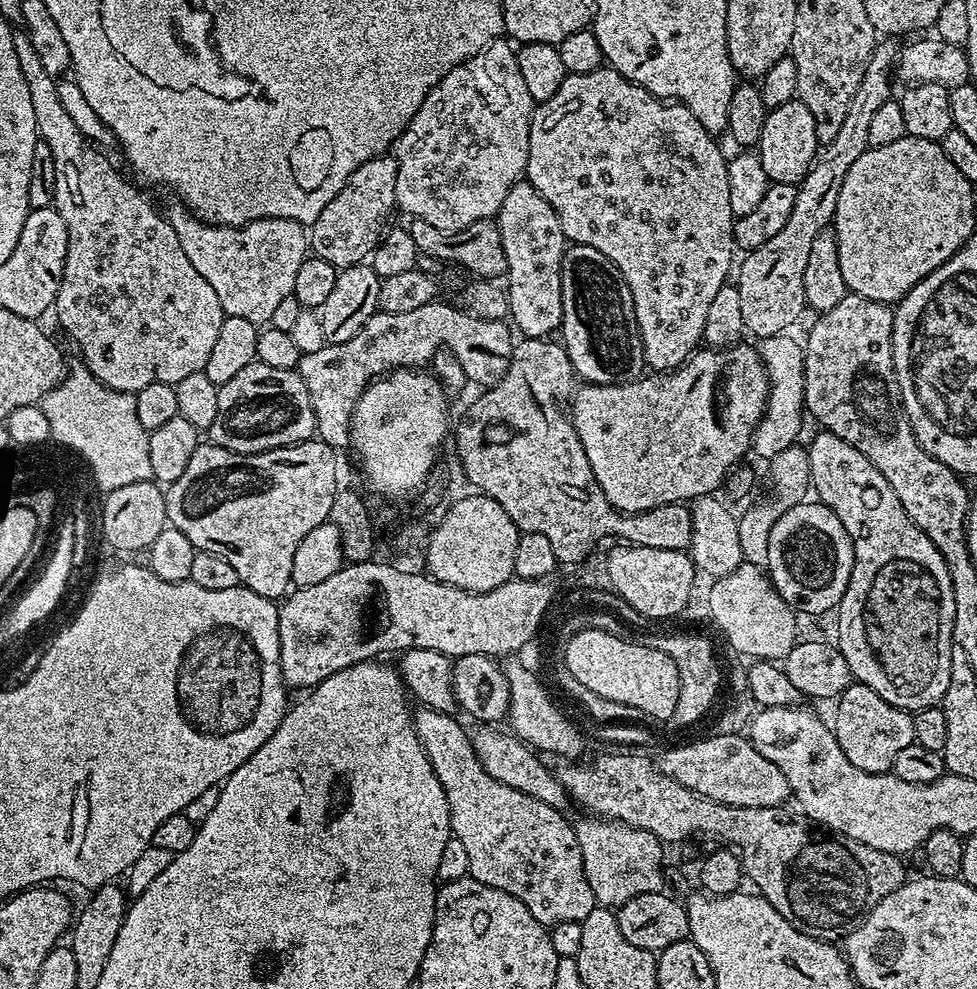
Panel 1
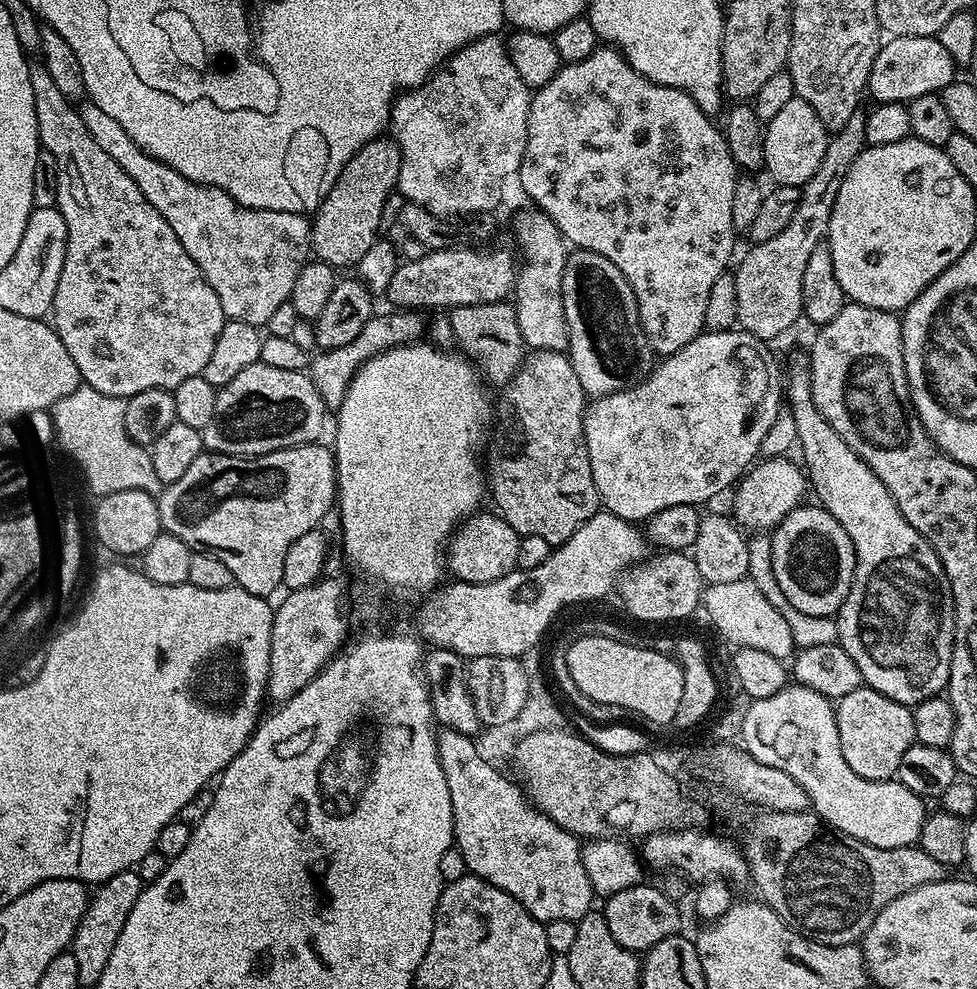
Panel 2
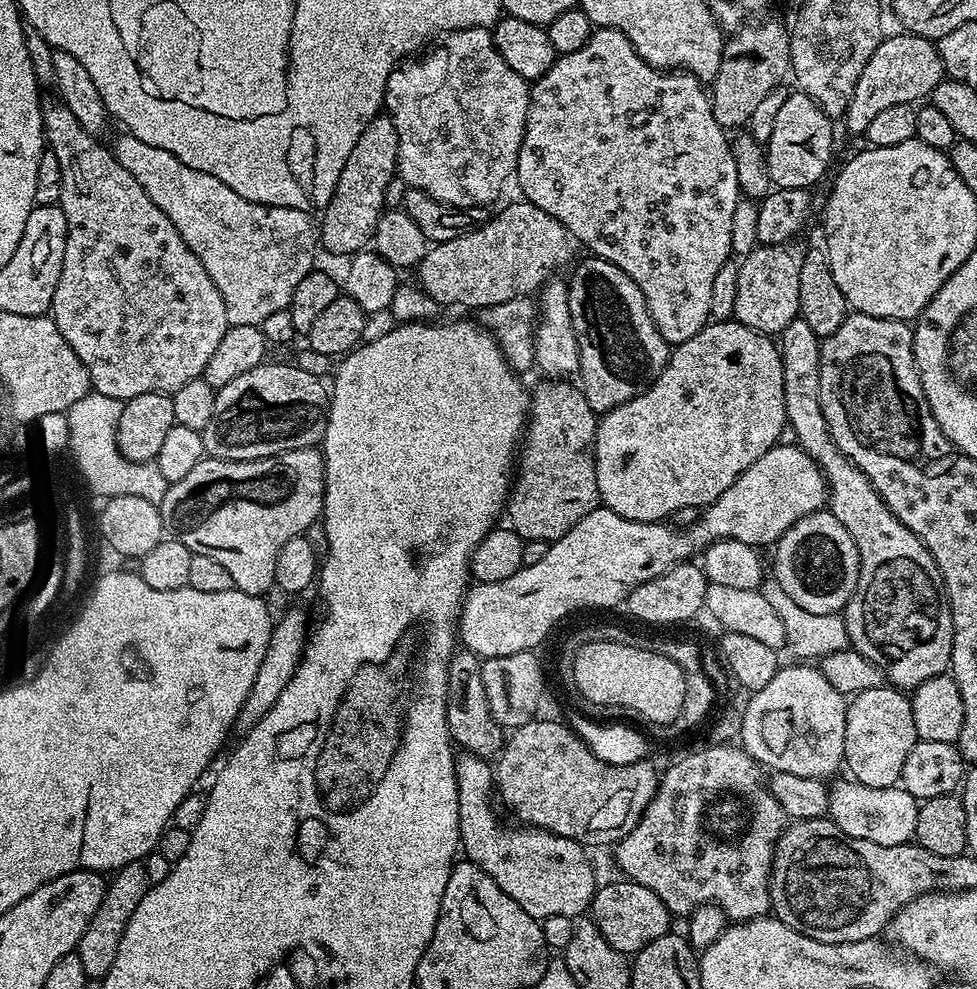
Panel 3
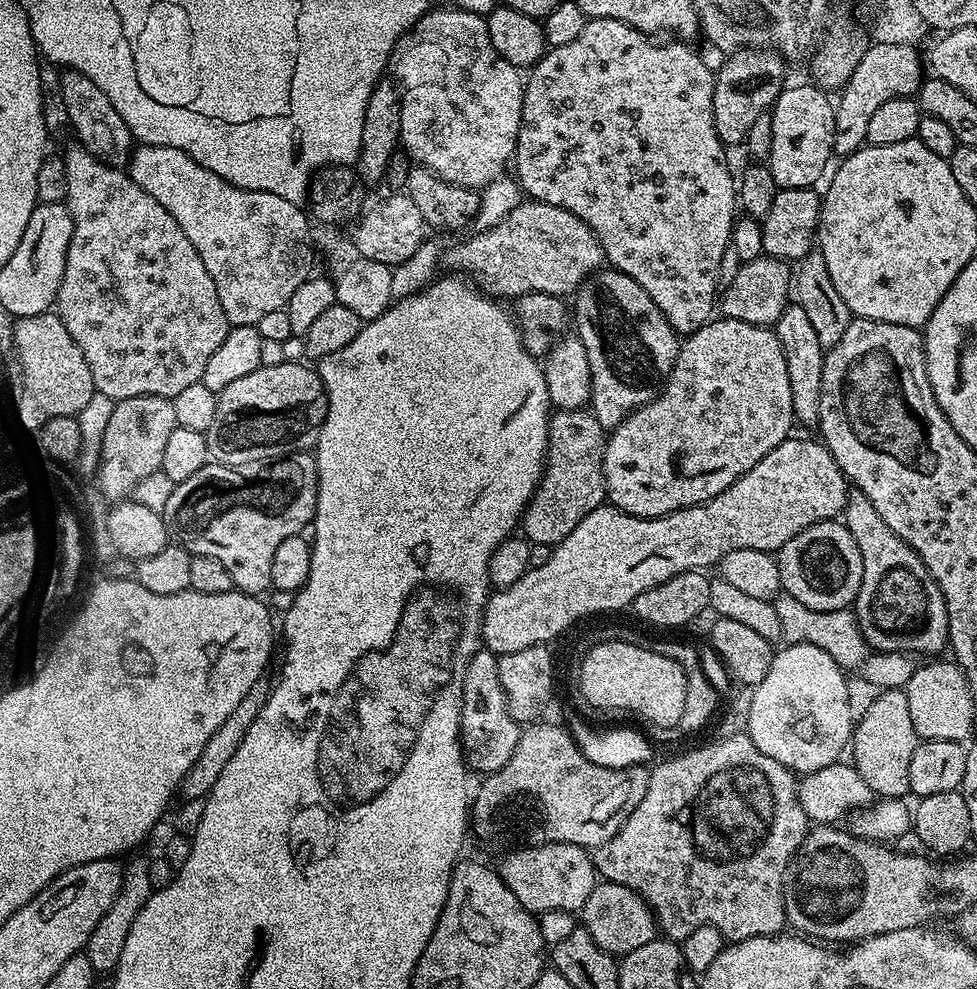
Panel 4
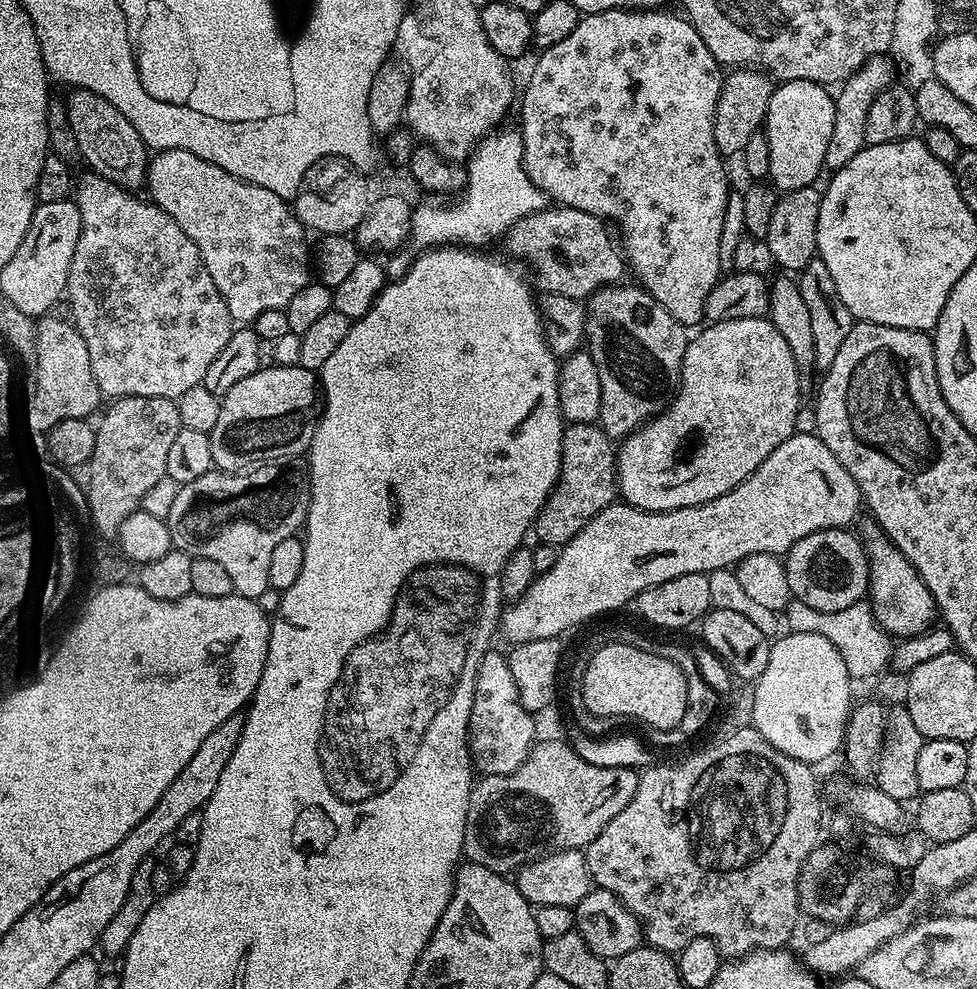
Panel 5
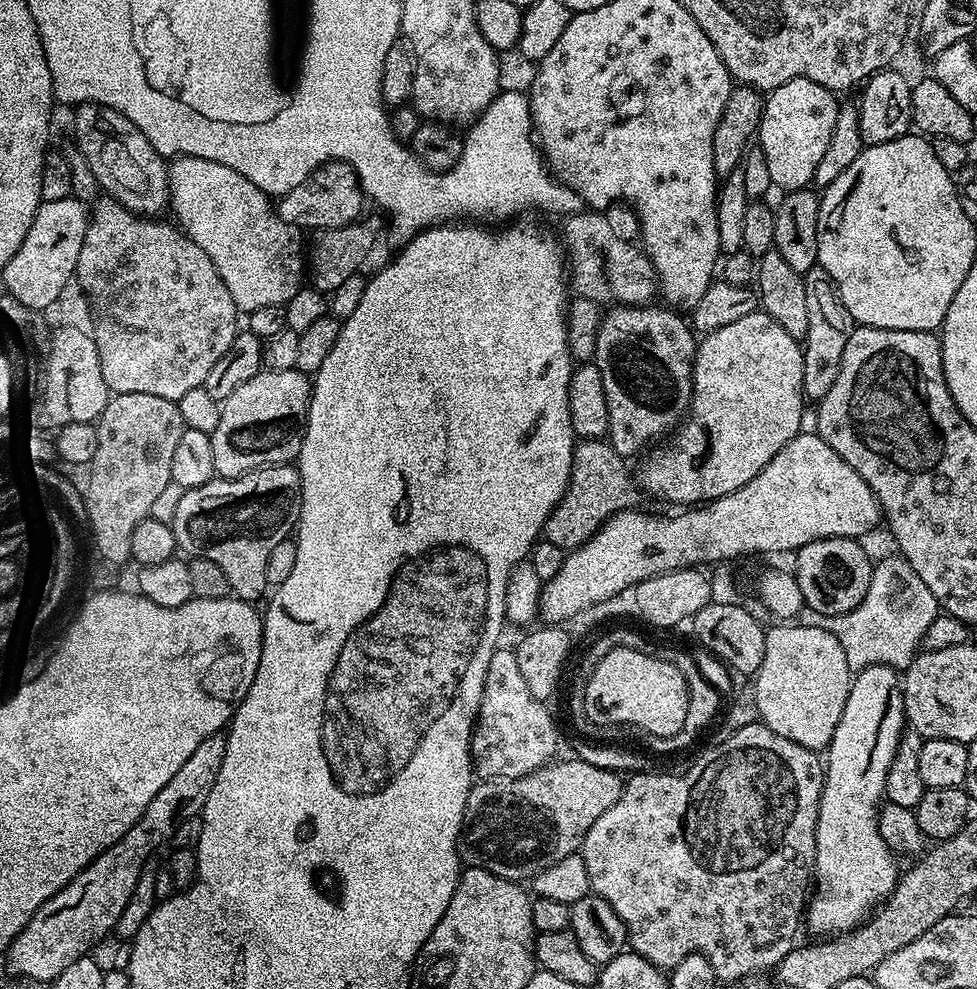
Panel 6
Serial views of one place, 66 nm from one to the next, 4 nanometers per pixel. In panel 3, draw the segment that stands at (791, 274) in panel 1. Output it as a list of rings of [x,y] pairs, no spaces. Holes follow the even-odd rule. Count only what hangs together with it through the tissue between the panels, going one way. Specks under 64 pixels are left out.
[[[800,242],[757,246],[749,256],[739,261],[738,294],[734,297],[732,315],[737,324],[744,324],[756,332],[779,334],[800,316],[798,277],[802,275],[805,245]]]

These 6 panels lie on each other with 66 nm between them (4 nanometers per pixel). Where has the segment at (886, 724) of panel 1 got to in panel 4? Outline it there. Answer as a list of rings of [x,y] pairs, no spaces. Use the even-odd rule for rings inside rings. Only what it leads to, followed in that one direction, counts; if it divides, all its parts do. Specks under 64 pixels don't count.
[[[889,688],[875,693],[876,697],[868,704],[864,713],[859,713],[850,732],[851,763],[858,770],[862,782],[870,786],[870,790],[880,798],[904,798],[910,793],[910,758],[914,758],[914,750],[918,737],[914,730],[914,721],[910,718],[910,705],[906,703],[906,694],[898,688]]]

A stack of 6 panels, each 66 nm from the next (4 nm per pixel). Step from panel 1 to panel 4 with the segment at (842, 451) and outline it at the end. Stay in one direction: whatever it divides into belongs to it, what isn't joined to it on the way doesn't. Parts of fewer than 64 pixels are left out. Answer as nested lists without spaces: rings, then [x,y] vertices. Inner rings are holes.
[[[790,302],[787,306],[785,306],[785,308],[782,310],[782,314],[776,319],[774,331],[776,333],[776,337],[778,338],[778,342],[782,346],[782,354],[786,358],[786,375],[790,377],[790,398],[792,399],[793,417],[795,417],[799,423],[801,420],[801,422],[804,423],[806,427],[815,429],[820,422],[820,399],[822,398],[822,366],[824,365],[824,354],[826,349],[818,342],[818,333],[814,331],[814,325],[810,323],[810,318],[806,314],[806,310],[802,310],[802,306],[798,303]],[[852,490],[844,506],[842,522],[850,530],[862,554],[862,586],[854,601],[856,625],[869,649],[876,652],[911,652],[932,658],[948,644],[946,601],[938,582],[926,570],[922,558],[886,522],[862,493]]]

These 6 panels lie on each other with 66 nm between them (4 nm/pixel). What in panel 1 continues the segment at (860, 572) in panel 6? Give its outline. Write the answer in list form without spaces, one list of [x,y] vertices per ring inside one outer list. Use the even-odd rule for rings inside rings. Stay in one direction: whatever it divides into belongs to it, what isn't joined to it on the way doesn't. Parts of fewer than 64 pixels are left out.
[[[796,504],[774,522],[766,565],[768,579],[797,613],[809,612],[812,616],[831,613],[839,605],[842,594],[846,594],[851,569],[852,540],[825,504]]]

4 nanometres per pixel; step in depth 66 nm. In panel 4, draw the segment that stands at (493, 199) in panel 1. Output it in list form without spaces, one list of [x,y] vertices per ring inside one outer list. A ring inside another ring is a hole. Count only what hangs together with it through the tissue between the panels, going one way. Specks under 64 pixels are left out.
[[[449,6],[449,8],[433,7],[420,17],[417,24],[409,28],[400,41],[394,46],[392,59],[390,61],[390,72],[398,85],[400,94],[400,144],[403,150],[408,153],[408,157],[413,165],[421,168],[428,168],[438,178],[442,178],[448,184],[453,184],[458,188],[471,188],[473,190],[483,190],[491,180],[501,179],[504,167],[509,167],[510,161],[516,155],[516,139],[518,130],[522,122],[522,102],[524,101],[524,80],[521,69],[515,68],[506,58],[494,50],[490,42],[487,19],[481,13],[467,12],[464,8]]]

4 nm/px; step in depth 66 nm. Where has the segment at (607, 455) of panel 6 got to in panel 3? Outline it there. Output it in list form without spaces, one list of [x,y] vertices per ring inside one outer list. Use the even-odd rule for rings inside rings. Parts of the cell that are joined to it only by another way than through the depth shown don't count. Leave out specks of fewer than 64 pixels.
[[[552,378],[547,382],[548,384],[540,384],[530,396],[530,407],[528,409],[528,423],[526,425],[526,435],[522,440],[522,451],[518,456],[518,467],[514,472],[514,479],[510,485],[508,493],[508,503],[506,505],[506,520],[510,525],[512,531],[520,535],[521,540],[545,540],[551,542],[562,538],[562,534],[566,534],[574,525],[582,518],[586,518],[586,514],[590,514],[596,507],[598,507],[598,497],[596,494],[596,461],[594,459],[593,449],[596,447],[596,426],[598,423],[598,413],[592,409],[590,402],[586,402],[583,391],[575,383],[565,382],[560,378]]]

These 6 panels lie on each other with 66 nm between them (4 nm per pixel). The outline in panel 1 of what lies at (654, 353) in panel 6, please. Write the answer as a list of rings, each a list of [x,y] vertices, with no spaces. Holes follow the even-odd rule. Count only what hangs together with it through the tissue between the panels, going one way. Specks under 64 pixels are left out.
[[[569,243],[564,250],[560,273],[562,274],[562,322],[559,331],[564,332],[562,343],[568,352],[573,373],[581,381],[590,384],[627,384],[641,379],[646,368],[644,344],[640,340],[640,331],[636,325],[632,295],[614,262],[610,262],[606,254],[598,254],[594,246]]]

